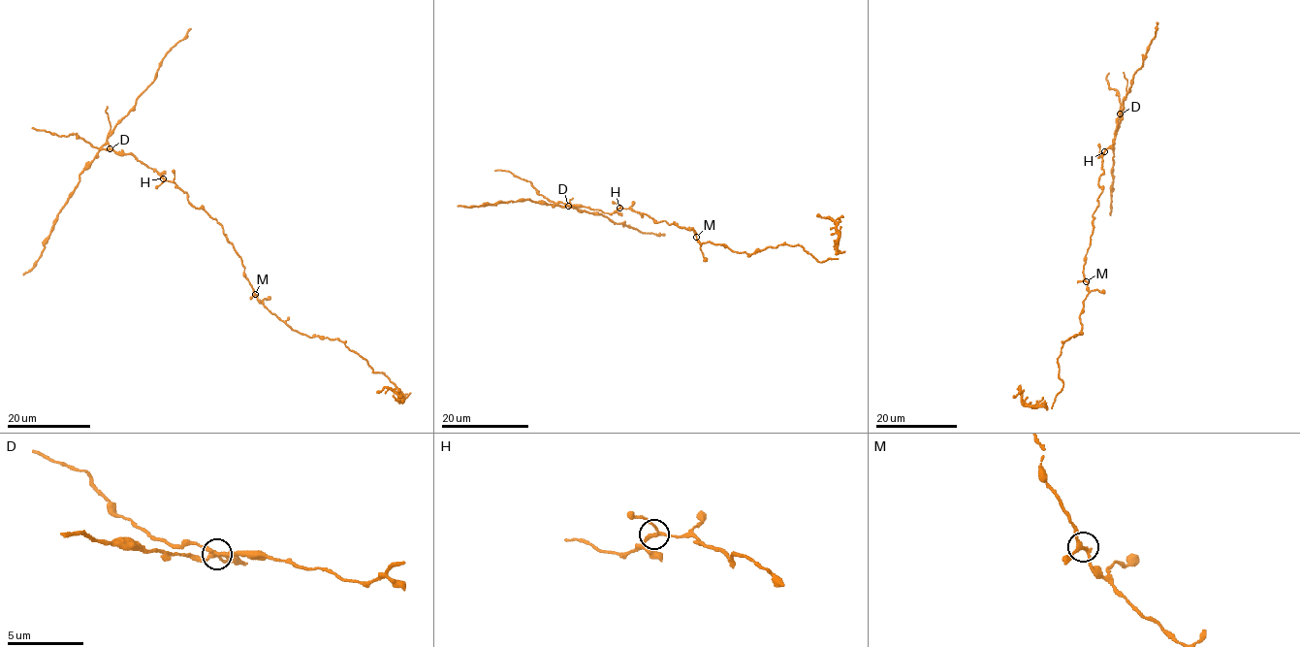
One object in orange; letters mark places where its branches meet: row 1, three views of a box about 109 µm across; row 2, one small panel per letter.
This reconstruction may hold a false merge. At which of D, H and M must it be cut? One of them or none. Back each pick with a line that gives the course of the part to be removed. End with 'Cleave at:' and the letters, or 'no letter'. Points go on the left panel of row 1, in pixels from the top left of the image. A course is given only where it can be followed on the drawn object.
D: Course of the part to remove: (110, 148), (105, 144), (79, 176), (42, 256), (23, 274)
Cleave at: D

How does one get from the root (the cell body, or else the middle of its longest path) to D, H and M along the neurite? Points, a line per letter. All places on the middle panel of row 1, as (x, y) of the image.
D: (676, 225), (666, 220), (654, 222), (646, 214), (641, 215), (631, 209), (619, 208), (608, 213), (567, 206)
H: (676, 225), (666, 220), (654, 222), (646, 214), (641, 215), (634, 210), (619, 208)
M: (676, 225), (690, 228), (687, 230), (695, 232), (696, 237)

